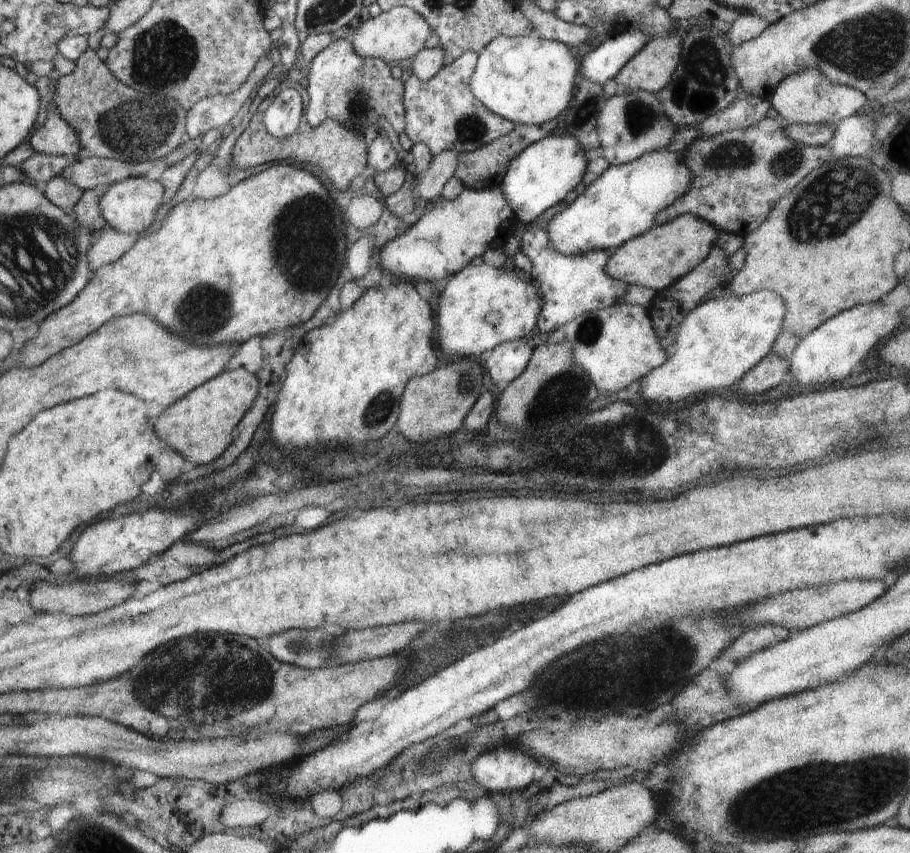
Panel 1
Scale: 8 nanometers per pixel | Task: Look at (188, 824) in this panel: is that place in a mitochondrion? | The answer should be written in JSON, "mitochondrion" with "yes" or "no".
{"mitochondrion":"no"}

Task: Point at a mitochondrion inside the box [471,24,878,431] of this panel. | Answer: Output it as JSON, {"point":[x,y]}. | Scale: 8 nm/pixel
{"point":[698,86]}

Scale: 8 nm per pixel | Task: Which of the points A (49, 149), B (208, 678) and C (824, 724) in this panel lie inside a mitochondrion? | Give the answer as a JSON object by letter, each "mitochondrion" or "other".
{"A":"other","B":"mitochondrion","C":"other"}

